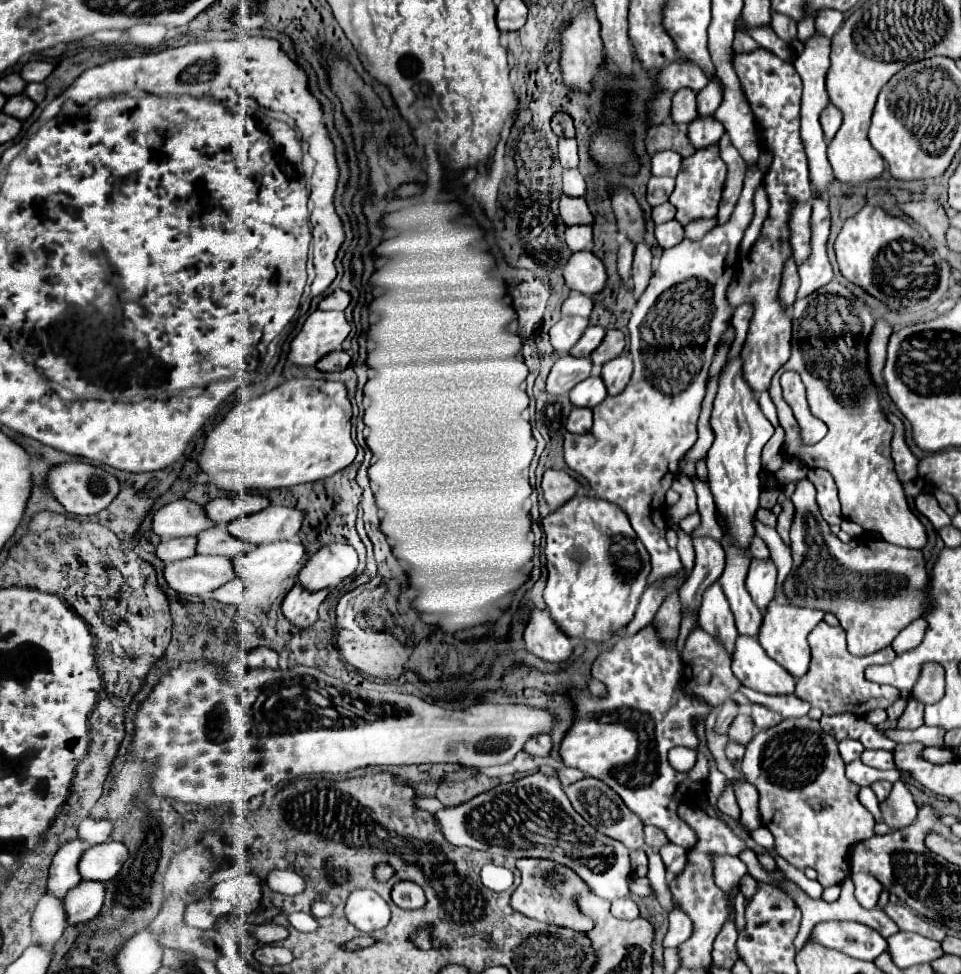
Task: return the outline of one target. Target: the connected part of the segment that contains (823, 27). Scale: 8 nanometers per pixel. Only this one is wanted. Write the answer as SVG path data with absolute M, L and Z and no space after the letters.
M818 9L816 11L816 27L820 27L820 31L824 35L828 33L828 37L840 29L842 21L844 21L844 15L836 9Z

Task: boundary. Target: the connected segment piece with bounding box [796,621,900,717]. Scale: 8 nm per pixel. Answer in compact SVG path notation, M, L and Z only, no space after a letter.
M826 621L818 623L810 631L808 645L812 649L812 663L810 663L810 671L802 679L798 679L796 695L800 699L808 701L812 707L820 707L826 715L834 715L834 713L842 713L842 711L850 709L850 711L854 711L854 715L864 717L870 709L876 709L876 707L886 709L900 697L900 691L896 687L878 685L878 683L872 683L864 677L864 671L868 665L892 663L892 659L896 657L892 647L880 649L880 651L866 655L866 657L854 657L846 649L844 629L840 625L830 627Z

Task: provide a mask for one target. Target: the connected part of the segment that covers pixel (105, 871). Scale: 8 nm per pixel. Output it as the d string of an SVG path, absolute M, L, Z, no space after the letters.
M116 841L100 843L100 845L90 847L82 855L82 859L78 863L78 871L84 881L106 883L120 871L126 857L128 857L128 851L122 843L116 843Z

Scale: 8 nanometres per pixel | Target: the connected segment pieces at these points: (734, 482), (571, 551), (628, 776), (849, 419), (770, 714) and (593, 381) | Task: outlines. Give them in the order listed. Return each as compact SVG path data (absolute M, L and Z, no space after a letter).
M740 355L730 359L720 377L718 377L718 393L714 399L714 409L710 417L710 427L714 431L714 443L708 451L708 481L710 489L714 493L716 507L728 519L730 533L734 535L736 543L748 551L748 543L754 535L752 519L758 509L758 497L760 497L760 479L758 473L762 471L760 465L760 451L764 443L772 437L772 423L762 415L758 407L756 393L750 389L750 385L742 377L742 359Z
M574 495L562 507L552 511L542 519L542 529L546 535L546 589L544 589L544 603L560 625L560 629L570 637L586 637L592 641L604 641L612 633L610 629L618 631L634 617L636 605L640 595L646 589L646 577L650 573L650 559L648 553L638 539L636 531L632 529L626 513L604 499L594 497L580 497Z
M646 625L646 627L640 629L634 637L616 641L614 647L612 647L610 651L604 651L604 653L594 661L591 672L594 678L600 679L600 681L606 685L606 695L604 695L604 697L586 697L586 695L582 695L578 689L574 689L574 687L568 689L566 695L568 695L568 699L570 699L572 705L574 705L574 721L572 721L568 733L564 735L562 743L560 743L560 751L558 751L558 753L560 753L560 757L562 757L562 763L564 763L566 767L590 767L590 775L598 777L598 779L604 781L610 789L614 789L614 791L622 797L626 806L638 815L644 825L656 825L660 831L666 833L666 837L670 839L670 843L676 843L676 845L684 847L686 851L690 851L690 849L698 843L698 835L692 831L692 827L688 827L688 825L678 817L678 806L683 802L689 802L690 796L697 796L702 792L703 794L705 793L706 781L708 775L710 775L710 761L708 761L708 757L706 757L704 753L698 753L698 761L696 761L696 765L692 767L692 771L688 771L688 773L678 773L678 771L674 771L674 769L670 767L670 763L668 763L668 751L670 751L672 747L678 747L678 745L690 747L690 749L698 749L700 739L698 739L698 735L696 735L696 725L698 725L698 721L704 721L704 719L714 711L714 707L712 707L710 703L704 703L704 699L700 699L698 695L686 695L686 693L682 691L682 685L680 685L680 681L682 681L682 661L680 661L680 653L678 653L676 645L668 645L666 641L662 641L662 639L658 637L654 625Z
M830 281L812 295L794 303L792 355L788 363L780 367L780 375L784 371L800 371L812 413L822 417L828 425L826 437L814 447L800 441L800 429L794 423L794 415L786 413L788 407L782 399L778 373L772 377L768 391L778 409L780 425L786 431L782 447L784 453L800 459L810 469L822 467L832 473L840 491L844 517L864 529L870 527L870 531L882 533L884 541L892 545L922 549L928 541L926 529L910 511L902 483L896 477L894 461L890 457L894 429L882 411L880 387L872 381L868 371L868 335L872 327L874 319L870 309L838 281Z
M750 703L750 715L754 719L754 725L758 731L762 729L768 729L768 727L774 727L782 721L782 715L764 707L764 705L758 705L758 703Z
M588 377L570 391L570 401L576 407L596 407L608 395L602 377Z

